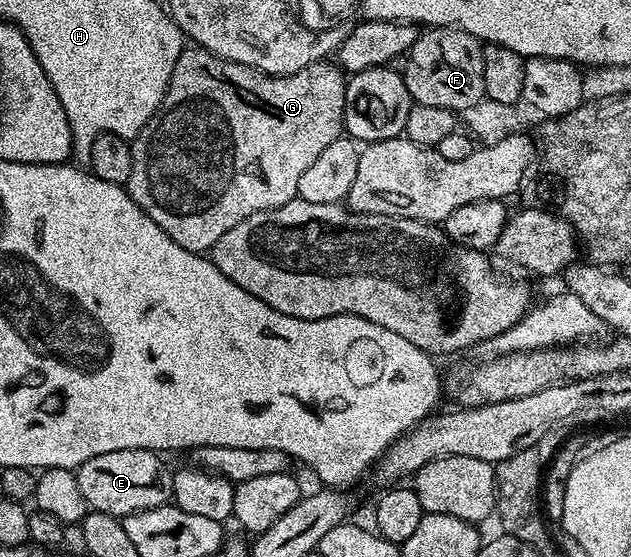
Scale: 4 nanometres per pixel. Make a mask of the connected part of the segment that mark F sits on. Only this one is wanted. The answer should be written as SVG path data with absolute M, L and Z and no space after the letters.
M453 25L423 30L409 51L408 71L404 76L411 100L420 106L440 106L466 113L486 94L482 48L475 35Z

